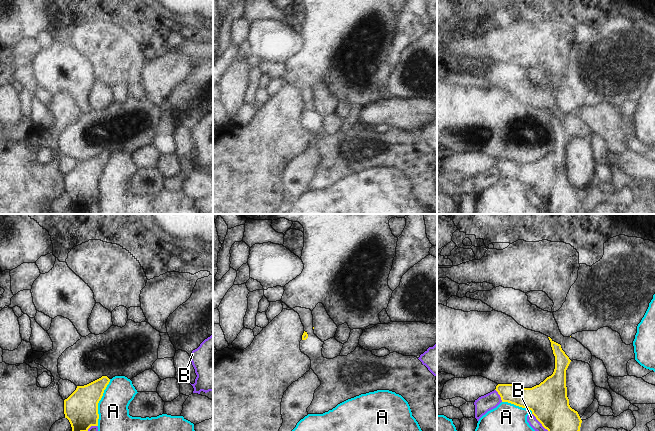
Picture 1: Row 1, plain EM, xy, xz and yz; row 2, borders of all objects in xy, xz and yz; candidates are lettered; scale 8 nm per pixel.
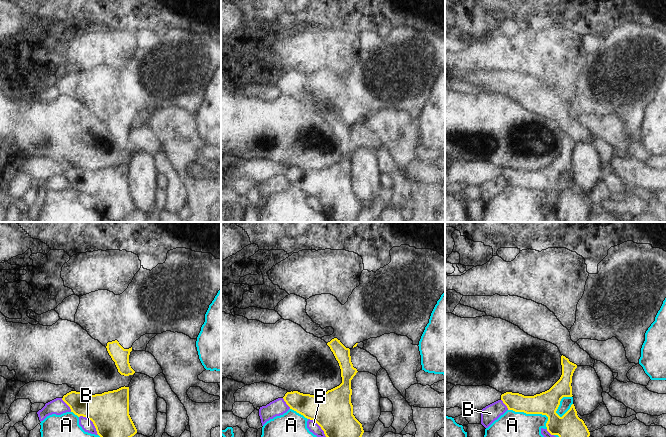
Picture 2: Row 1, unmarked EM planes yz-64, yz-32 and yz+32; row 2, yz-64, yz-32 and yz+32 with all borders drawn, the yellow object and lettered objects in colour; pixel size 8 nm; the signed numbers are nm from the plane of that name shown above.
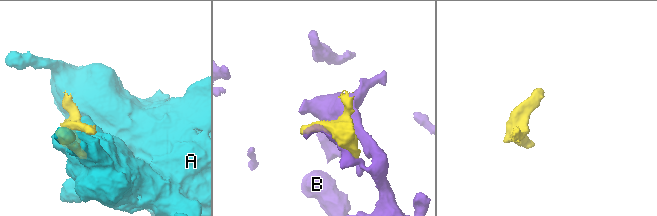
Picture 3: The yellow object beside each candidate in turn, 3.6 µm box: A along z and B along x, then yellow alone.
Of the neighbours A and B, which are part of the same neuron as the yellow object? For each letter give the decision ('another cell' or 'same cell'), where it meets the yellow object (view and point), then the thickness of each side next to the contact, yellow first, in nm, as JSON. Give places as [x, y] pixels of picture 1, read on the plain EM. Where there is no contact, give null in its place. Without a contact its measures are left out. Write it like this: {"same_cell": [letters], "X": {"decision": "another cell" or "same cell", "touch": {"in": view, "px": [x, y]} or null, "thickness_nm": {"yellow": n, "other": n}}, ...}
{"same_cell": [], "A": {"decision": "another cell", "touch": {"in": "xy", "px": [98, 178]}, "thickness_nm": {"yellow": 280, "other": 300}}, "B": {"decision": "another cell", "touch": {"in": "yz", "px": [499, 170]}, "thickness_nm": {"yellow": 170, "other": 140}}}

